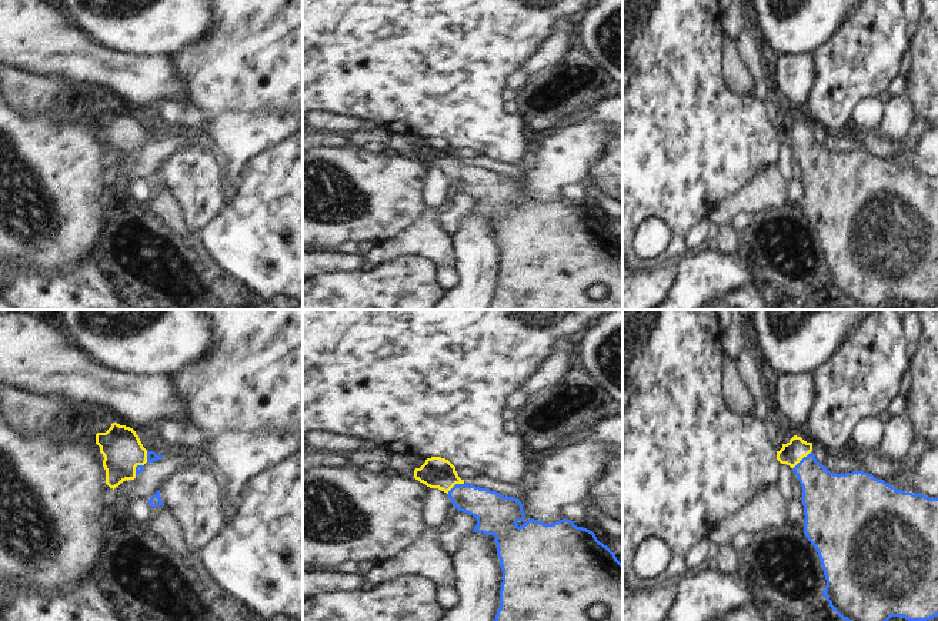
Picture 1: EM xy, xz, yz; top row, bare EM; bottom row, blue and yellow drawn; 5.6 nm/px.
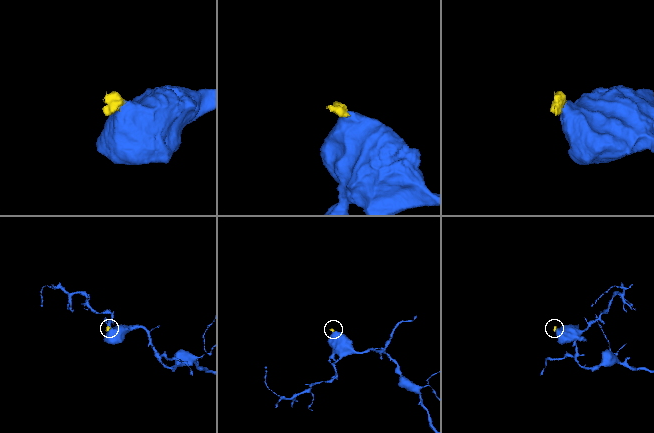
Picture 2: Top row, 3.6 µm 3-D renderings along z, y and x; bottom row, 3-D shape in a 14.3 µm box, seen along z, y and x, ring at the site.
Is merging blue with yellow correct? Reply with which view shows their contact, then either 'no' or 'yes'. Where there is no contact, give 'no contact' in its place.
contact in yz; yes

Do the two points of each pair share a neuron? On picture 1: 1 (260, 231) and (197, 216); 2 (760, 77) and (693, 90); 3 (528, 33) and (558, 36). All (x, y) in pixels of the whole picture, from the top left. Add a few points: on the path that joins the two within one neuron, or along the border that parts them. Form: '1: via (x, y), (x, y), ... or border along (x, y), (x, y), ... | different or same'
1: border along (230, 192), (230, 199), (223, 210), (197, 237) | different
2: border along (751, 94), (763, 103) | different
3: border along (556, 29), (528, 60) | different

